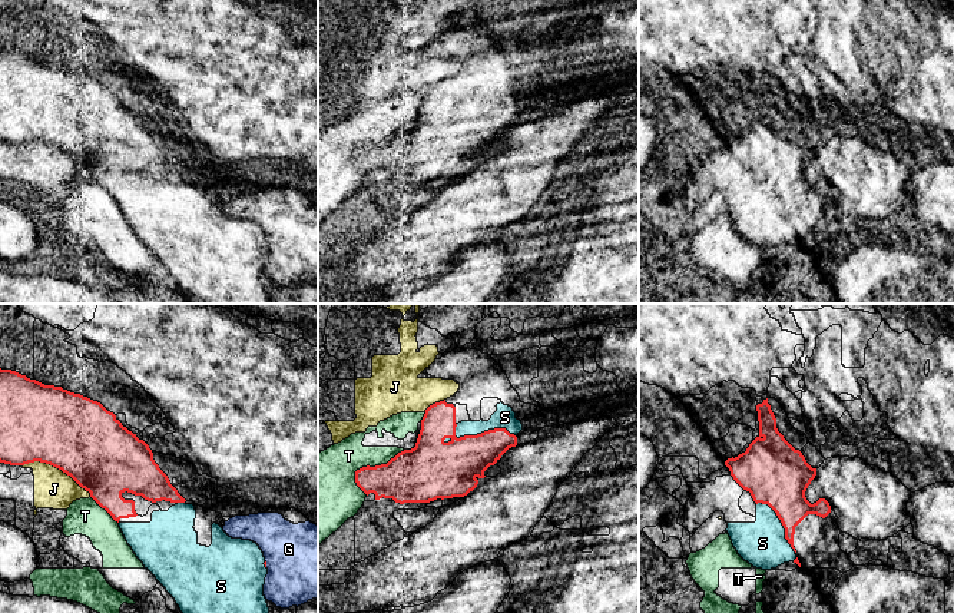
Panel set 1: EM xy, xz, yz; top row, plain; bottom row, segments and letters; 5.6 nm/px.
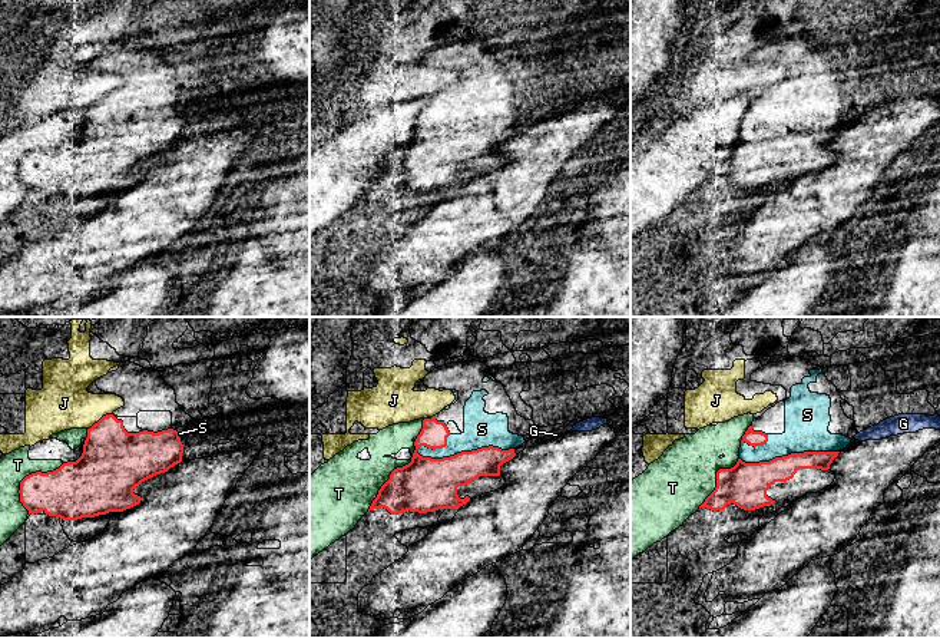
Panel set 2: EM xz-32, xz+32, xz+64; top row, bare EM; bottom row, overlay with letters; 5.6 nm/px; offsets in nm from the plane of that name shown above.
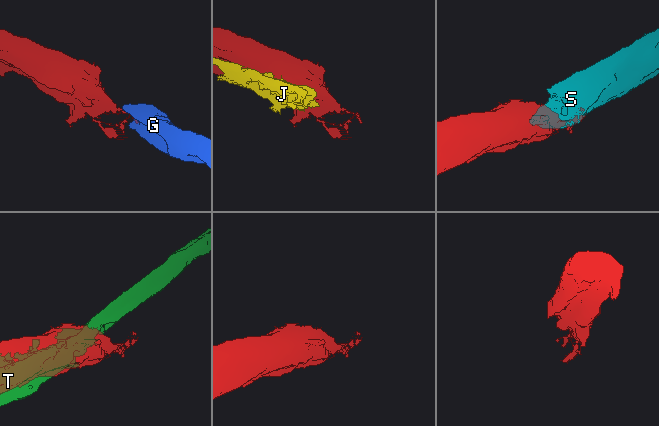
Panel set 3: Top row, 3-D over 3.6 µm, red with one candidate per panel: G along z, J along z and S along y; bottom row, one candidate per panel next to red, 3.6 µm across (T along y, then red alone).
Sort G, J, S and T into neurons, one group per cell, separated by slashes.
G / J / S / T

